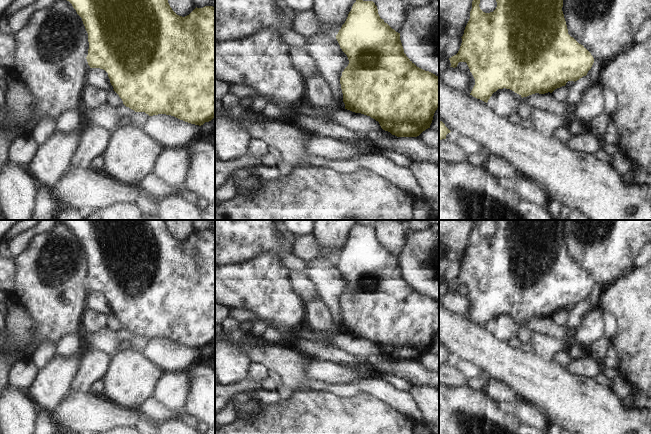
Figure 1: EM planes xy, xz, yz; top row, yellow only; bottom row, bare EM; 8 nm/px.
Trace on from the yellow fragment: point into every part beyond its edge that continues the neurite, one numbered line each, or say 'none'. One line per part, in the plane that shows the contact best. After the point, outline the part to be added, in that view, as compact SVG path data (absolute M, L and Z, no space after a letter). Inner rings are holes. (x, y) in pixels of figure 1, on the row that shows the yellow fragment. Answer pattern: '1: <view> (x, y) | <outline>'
none

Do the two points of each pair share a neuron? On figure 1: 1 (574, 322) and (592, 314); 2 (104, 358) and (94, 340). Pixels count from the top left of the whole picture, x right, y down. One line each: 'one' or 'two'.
1: two
2: two

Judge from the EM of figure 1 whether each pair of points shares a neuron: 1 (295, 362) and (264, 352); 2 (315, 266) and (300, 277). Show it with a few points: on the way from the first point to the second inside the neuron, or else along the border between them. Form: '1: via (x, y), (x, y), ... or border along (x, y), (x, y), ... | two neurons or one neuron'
1: via (287, 362), (272, 355) | one neuron
2: border along (305, 270), (314, 281), (318, 292) | two neurons

